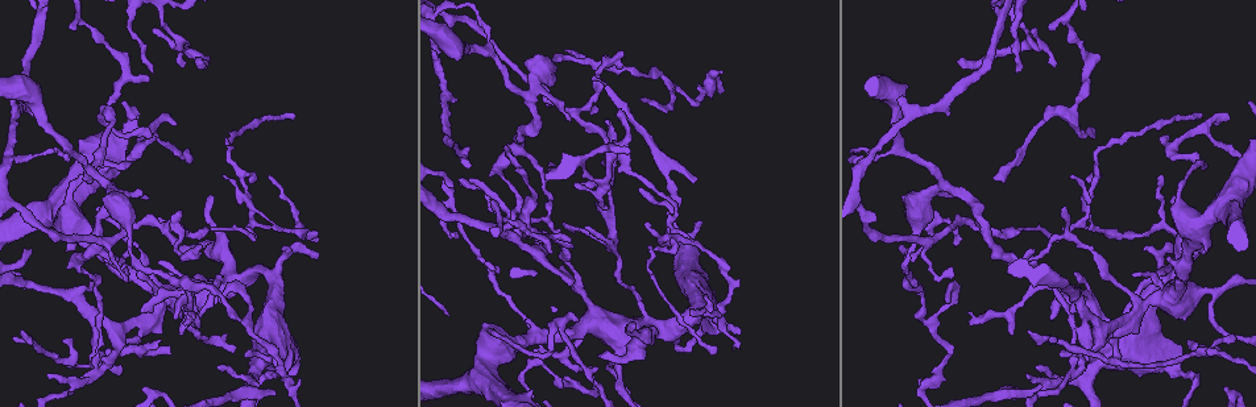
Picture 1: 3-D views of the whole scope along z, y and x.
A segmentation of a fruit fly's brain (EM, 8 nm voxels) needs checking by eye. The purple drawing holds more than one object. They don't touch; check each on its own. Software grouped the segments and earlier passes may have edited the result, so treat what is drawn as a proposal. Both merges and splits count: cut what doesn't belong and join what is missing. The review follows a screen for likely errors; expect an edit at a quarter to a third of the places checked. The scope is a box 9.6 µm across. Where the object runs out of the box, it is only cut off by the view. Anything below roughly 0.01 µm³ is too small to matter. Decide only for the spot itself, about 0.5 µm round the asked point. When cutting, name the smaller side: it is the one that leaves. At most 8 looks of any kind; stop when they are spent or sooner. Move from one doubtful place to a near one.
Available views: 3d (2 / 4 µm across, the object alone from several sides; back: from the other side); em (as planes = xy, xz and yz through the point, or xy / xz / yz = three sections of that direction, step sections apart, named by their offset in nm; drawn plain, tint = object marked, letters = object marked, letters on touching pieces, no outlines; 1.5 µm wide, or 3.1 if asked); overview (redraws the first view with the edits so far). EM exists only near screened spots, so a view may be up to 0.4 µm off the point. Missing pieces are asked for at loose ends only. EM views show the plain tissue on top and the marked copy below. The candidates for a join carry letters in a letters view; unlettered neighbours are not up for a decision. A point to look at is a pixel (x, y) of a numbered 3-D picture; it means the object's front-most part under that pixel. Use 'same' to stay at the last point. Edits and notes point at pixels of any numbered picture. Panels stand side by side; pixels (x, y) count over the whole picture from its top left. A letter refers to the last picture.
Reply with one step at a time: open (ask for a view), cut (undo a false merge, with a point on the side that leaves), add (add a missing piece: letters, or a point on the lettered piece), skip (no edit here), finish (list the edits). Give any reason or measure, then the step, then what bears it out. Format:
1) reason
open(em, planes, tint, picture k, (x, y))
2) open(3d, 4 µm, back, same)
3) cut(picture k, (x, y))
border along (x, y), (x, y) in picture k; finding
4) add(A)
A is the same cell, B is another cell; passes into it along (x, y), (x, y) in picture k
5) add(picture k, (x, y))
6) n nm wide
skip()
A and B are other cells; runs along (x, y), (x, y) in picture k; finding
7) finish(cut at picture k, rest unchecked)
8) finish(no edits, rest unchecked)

thin end
open(em, planes, letters, picture 1, (492, 199))

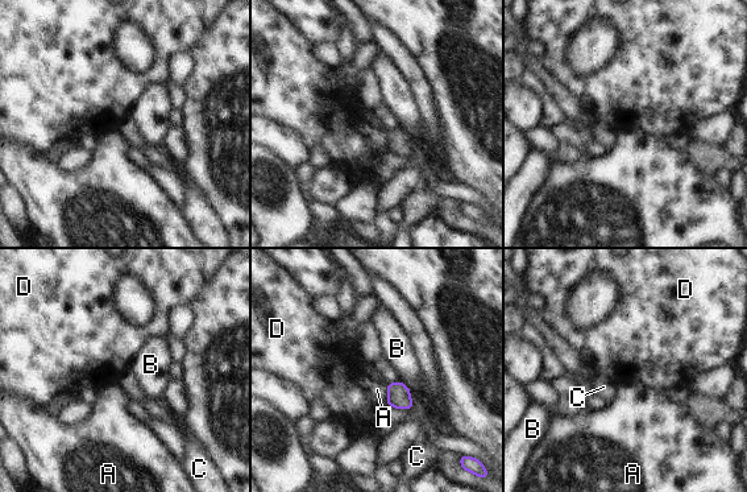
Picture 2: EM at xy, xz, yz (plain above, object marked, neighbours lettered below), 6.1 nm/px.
A touches over 130 nm
skip()
A, B, C and D are other cells; border along (399, 380), (406, 385) in picture 2; none of them fits

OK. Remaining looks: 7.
branch stops here
open(em, planes, letters, picture 1, (1061, 208))

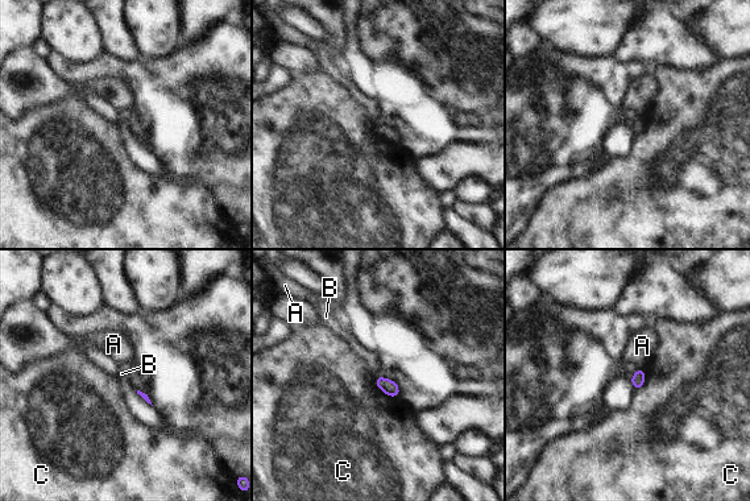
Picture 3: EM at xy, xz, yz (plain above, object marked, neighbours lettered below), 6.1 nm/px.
skip()
A, B and C are other cells; border along (638, 368), (632, 376) in picture 3; none of them fits

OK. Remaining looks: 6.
free end
open(em, xy, step 4, letters, picture 1, (648, 222))

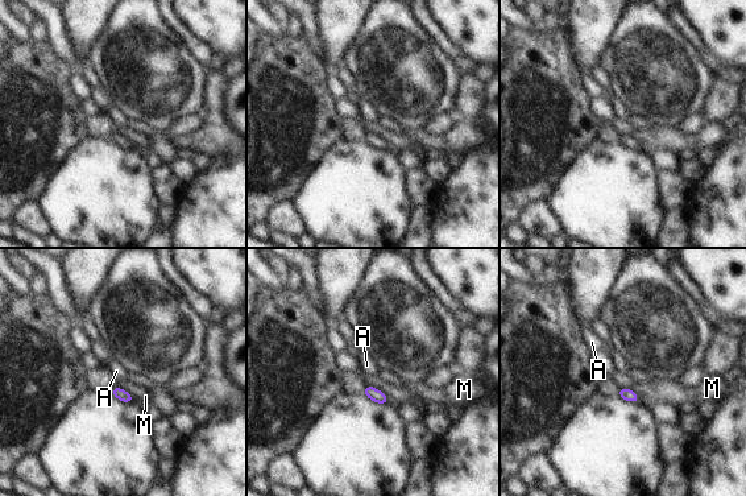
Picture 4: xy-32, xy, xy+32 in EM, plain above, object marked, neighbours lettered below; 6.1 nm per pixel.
skip()
A and M are other cells; border along (367, 384), (380, 389), (389, 401) in picture 4; no lettered piece goes on from it

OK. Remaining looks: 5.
open(em, yz, step 4, tint, picture 1, (979, 64))

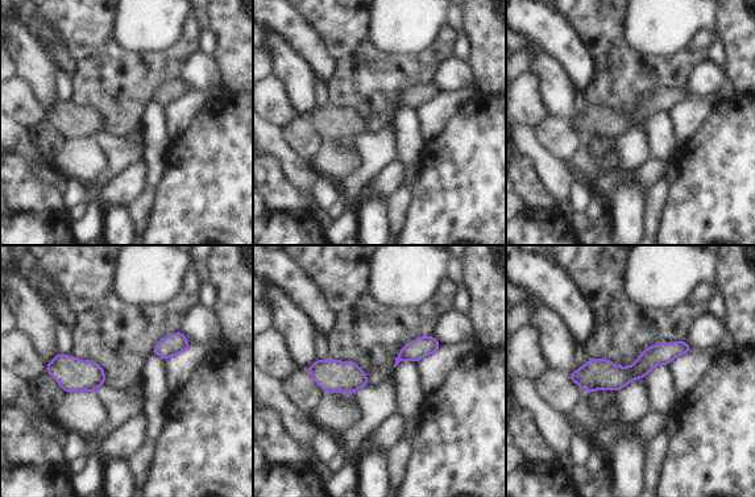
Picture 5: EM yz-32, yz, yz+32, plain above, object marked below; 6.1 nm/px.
open(em, planes, tint, same)

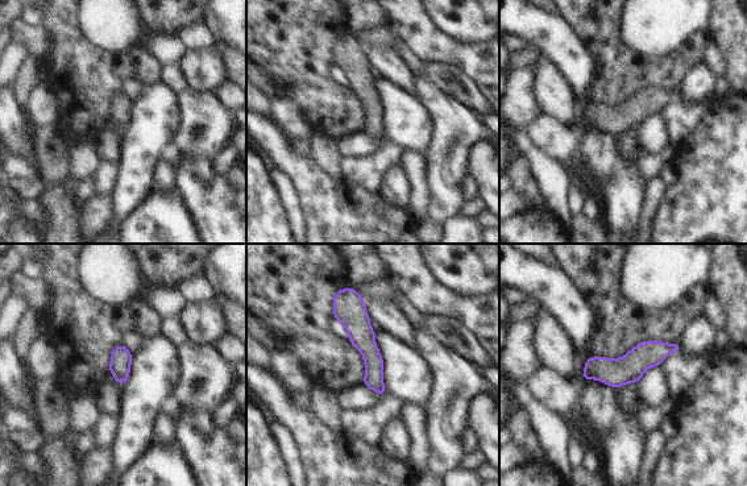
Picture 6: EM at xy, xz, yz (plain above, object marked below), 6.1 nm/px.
open(em, planes, letters, same)

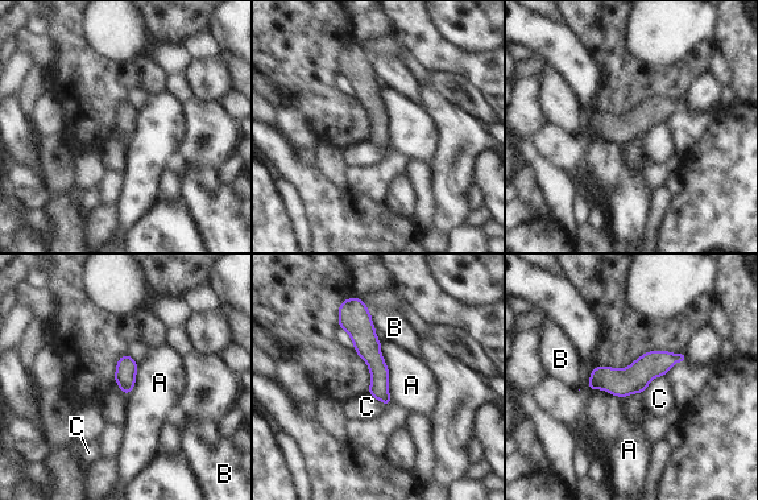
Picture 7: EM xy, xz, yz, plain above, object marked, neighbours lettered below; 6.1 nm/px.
A touches over 380 nm
skip()
A, B and C are other cells; border along (380, 343), (392, 403) in picture 7; continuous, no second cell

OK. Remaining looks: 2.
finish(no edits, rest unchecked)

